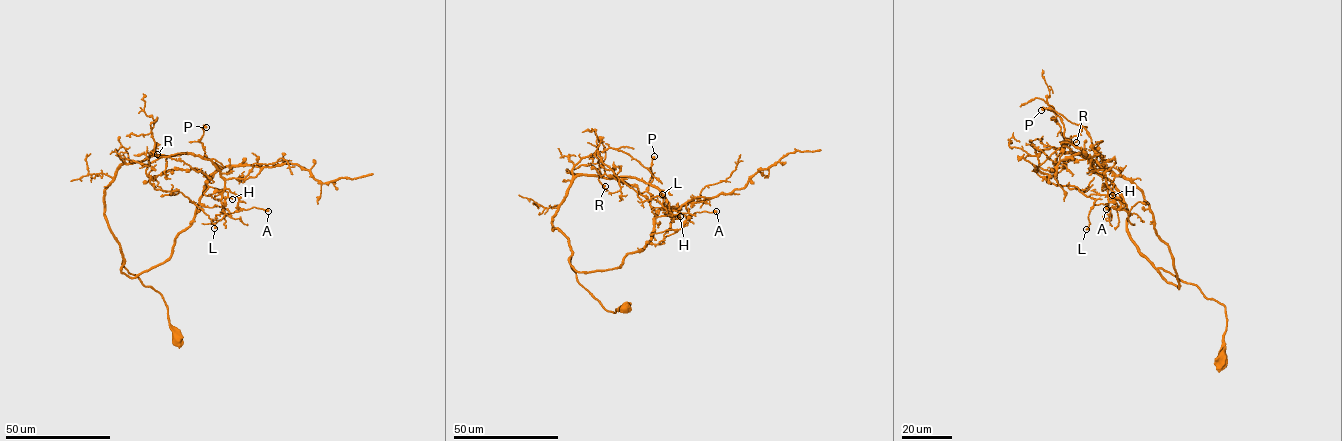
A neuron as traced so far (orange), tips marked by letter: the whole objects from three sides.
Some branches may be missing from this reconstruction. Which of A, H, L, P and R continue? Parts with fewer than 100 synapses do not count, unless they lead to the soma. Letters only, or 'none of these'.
none of these

